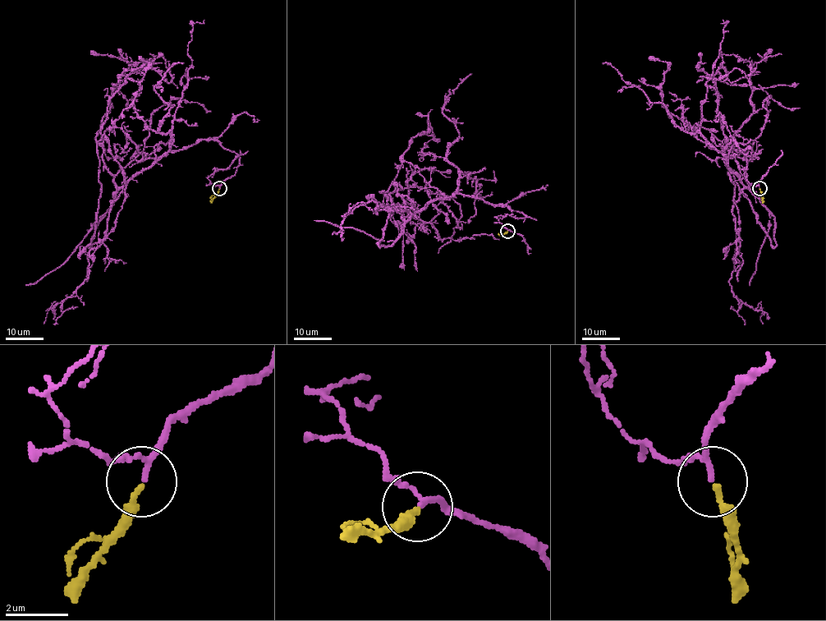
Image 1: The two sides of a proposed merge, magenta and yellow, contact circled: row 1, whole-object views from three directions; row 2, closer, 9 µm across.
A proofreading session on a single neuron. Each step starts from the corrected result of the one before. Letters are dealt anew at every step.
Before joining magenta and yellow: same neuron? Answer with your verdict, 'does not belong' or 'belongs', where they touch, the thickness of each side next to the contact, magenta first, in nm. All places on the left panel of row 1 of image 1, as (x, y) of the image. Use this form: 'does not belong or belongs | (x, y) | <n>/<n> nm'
belongs | (219, 188) | 120/180 nm

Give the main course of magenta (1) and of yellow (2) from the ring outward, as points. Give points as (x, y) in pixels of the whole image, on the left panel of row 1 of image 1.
1: (219, 189), (237, 154), (216, 140), (121, 186), (108, 171), (107, 100), (145, 66), (173, 78), (149, 54)
2: (219, 189), (211, 203)

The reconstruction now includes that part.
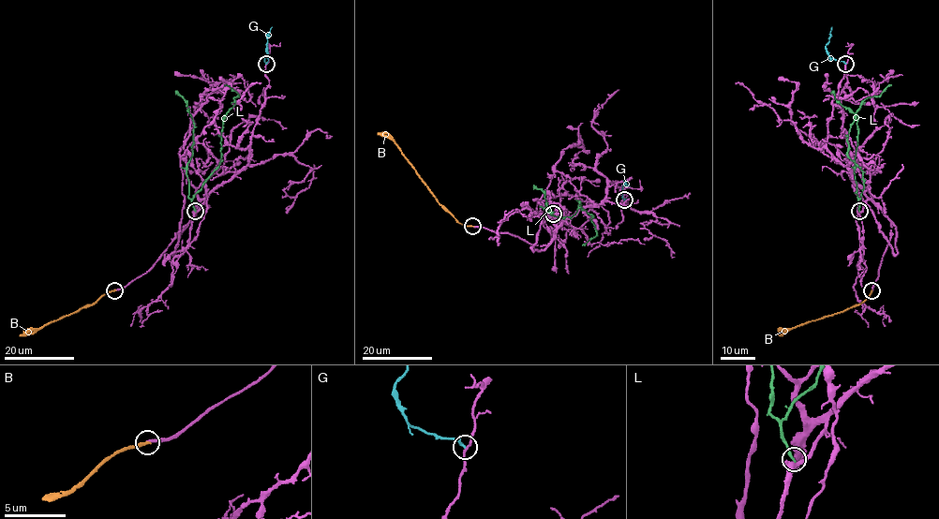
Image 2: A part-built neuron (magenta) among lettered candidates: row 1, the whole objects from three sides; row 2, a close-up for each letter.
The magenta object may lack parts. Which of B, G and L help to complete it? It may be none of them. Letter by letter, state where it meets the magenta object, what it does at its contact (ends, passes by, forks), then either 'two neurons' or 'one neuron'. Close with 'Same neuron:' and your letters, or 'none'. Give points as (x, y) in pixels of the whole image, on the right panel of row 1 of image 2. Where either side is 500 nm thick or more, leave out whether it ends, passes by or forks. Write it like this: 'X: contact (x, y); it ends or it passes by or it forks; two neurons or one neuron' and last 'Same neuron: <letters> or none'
B: contact (871, 290); it ends; two neurons
G: contact (845, 64); it ends; two neurons
L: contact (859, 211); it ends; two neurons
Same neuron: none

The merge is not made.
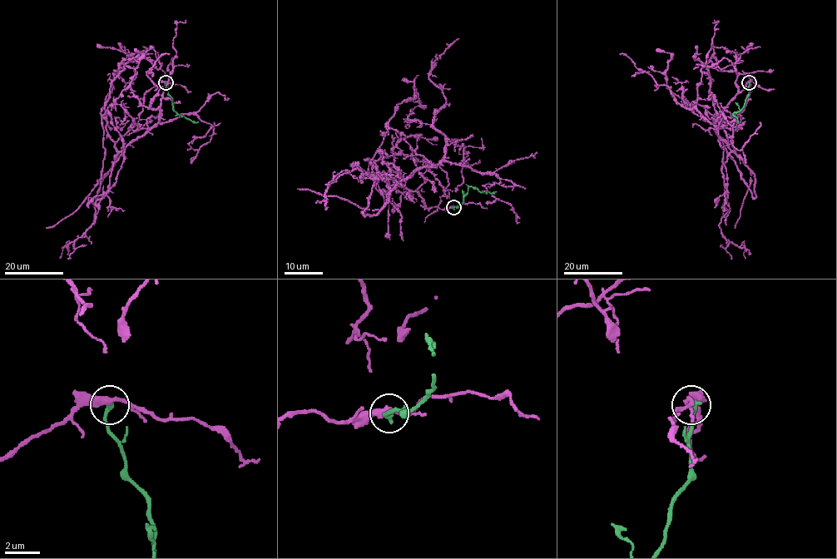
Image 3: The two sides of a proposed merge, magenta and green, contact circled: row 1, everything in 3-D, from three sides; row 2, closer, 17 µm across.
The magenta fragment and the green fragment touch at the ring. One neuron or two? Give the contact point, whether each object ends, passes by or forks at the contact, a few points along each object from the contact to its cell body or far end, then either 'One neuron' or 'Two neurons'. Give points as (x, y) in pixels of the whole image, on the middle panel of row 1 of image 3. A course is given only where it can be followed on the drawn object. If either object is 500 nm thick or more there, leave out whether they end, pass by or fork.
Place: (453, 207). At the ring magenta passes by. At the ring green ends. Course of magenta: (453, 207), (427, 208), (418, 192), (388, 185), (462, 164), (513, 184), (484, 185), (517, 221). Course of green: (453, 207), (462, 203), (469, 186), (484, 192), (497, 191). Two neurons

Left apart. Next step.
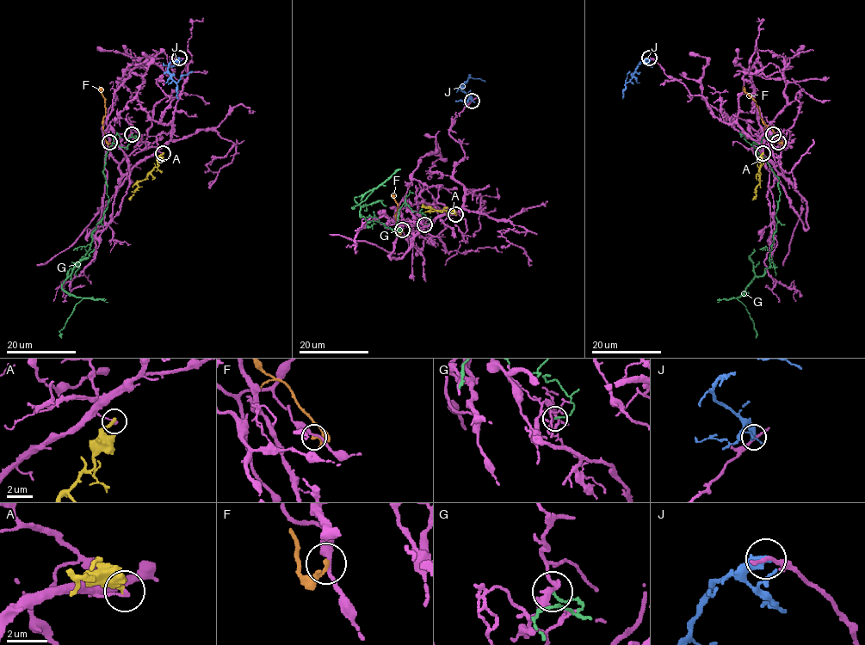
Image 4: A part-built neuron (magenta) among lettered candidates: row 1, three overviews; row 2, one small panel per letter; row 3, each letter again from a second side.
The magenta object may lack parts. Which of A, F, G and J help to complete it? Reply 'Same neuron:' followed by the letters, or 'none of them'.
Same neuron: none of them

